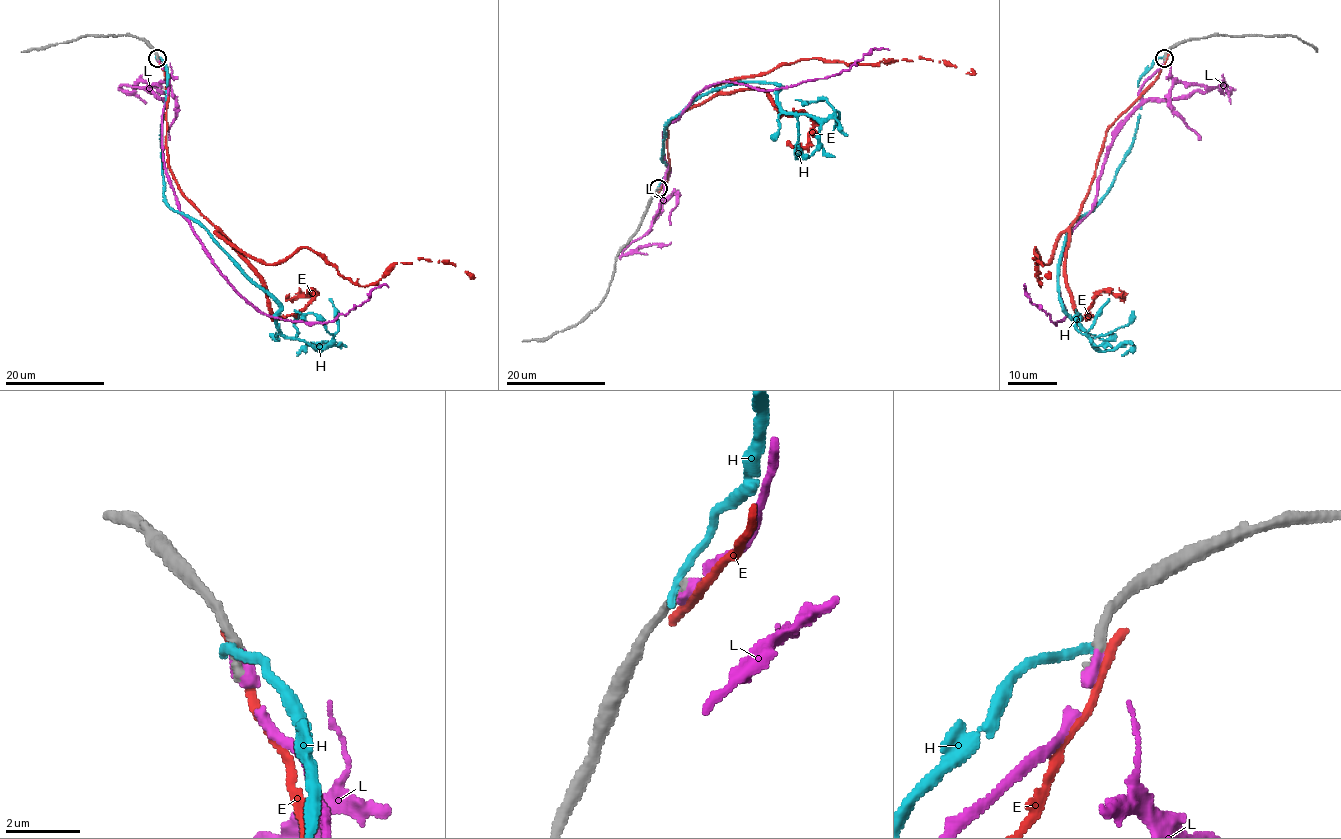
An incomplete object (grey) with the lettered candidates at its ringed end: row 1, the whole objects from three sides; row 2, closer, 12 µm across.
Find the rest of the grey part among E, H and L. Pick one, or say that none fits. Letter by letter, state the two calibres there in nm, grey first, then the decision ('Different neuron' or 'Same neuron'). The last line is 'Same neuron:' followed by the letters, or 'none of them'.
E: Thickness 340 nm (grey) against 300 nm. Different neuron
H: Thickness 340 nm (grey) against 260 nm. Different neuron
L: Thickness 280 nm (grey) against 440 nm. Same neuron
Same neuron: L

